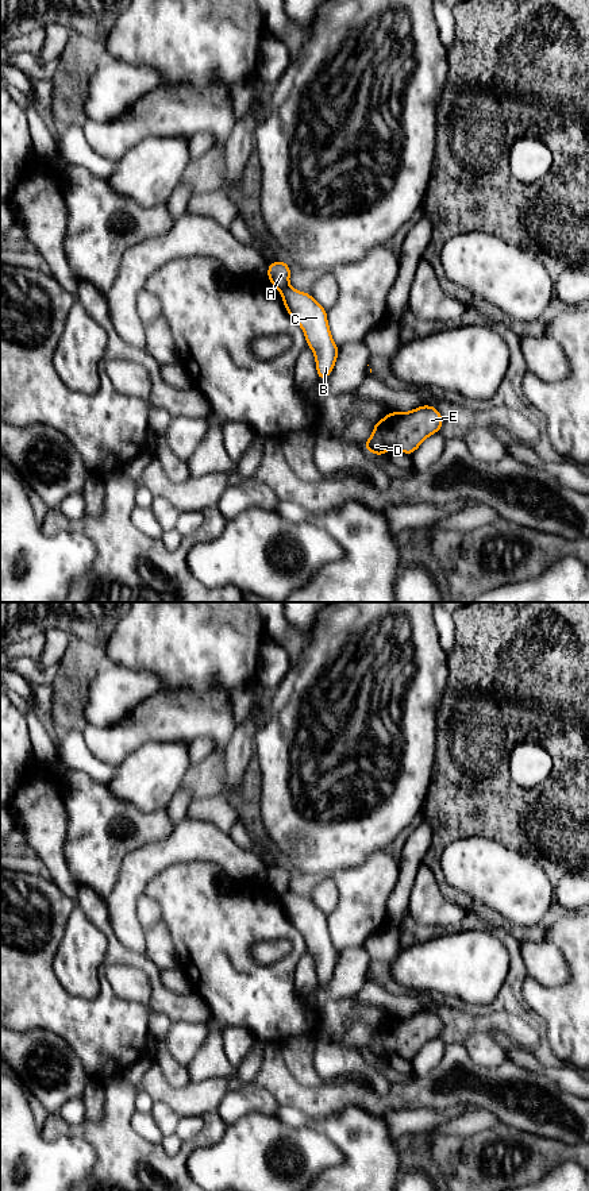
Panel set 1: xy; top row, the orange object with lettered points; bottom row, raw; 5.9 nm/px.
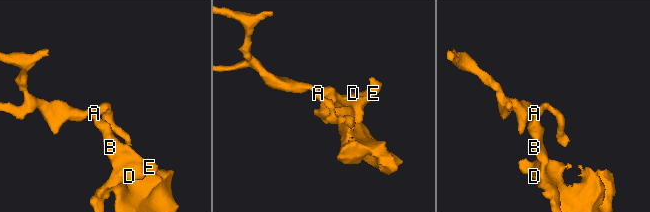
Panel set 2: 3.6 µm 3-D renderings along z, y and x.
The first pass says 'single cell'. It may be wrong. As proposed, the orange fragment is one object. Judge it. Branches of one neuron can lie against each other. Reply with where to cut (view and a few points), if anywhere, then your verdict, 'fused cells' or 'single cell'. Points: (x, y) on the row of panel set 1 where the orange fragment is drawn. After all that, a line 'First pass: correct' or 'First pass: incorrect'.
xy (288, 286), (281, 292) | fused cells
First pass: incorrect

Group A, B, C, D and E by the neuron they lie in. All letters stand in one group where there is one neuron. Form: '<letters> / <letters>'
A / B C D E

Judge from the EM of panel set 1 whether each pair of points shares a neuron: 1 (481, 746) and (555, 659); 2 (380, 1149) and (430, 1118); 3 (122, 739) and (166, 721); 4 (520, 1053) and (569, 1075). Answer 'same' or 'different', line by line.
1: same
2: different
3: same
4: same

